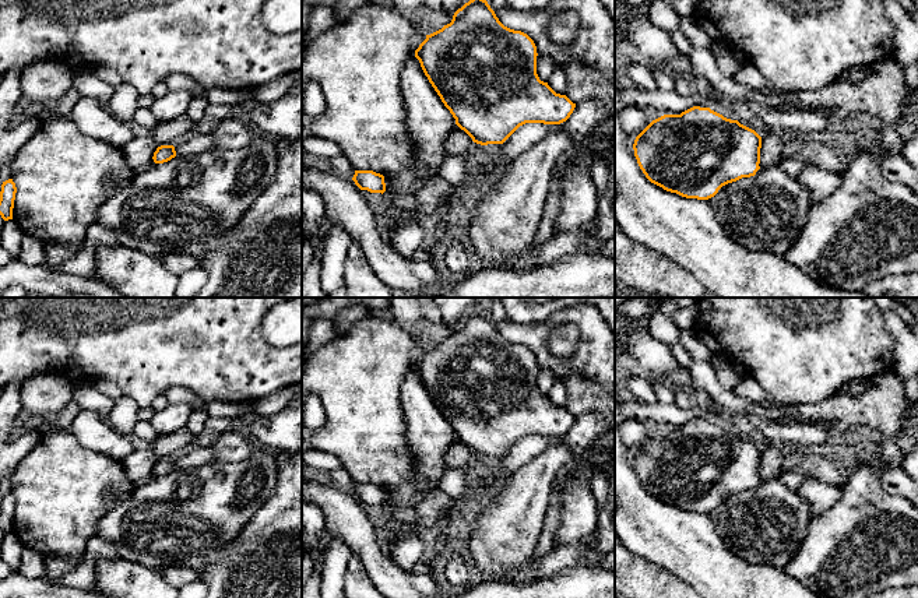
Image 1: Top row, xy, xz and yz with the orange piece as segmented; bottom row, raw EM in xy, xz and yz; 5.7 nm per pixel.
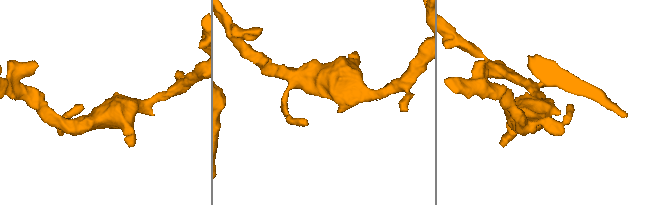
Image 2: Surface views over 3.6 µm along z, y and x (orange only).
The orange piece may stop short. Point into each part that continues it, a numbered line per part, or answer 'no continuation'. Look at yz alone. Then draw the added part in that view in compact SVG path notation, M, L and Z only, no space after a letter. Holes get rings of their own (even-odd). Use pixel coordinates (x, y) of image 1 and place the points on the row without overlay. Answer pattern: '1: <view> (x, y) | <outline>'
no continuation

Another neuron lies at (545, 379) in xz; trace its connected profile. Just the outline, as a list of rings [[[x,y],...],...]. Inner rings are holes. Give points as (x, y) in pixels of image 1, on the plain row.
[[[537,369],[537,387],[541,394],[549,395],[555,376],[546,369]]]

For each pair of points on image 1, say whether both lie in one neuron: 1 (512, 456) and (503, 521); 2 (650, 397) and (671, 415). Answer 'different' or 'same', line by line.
1: different
2: different

